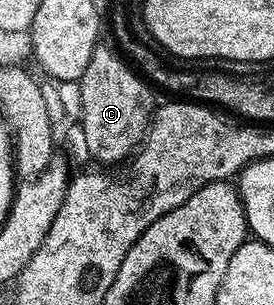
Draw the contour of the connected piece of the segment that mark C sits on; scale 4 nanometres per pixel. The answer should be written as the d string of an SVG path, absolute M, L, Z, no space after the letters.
M95 47L92 61L88 61L88 69L84 69L81 79L77 80L82 106L82 139L86 142L87 153L98 165L121 164L133 156L146 136L146 128L150 126L150 116L156 106L154 95L150 92L151 84L111 47Z

